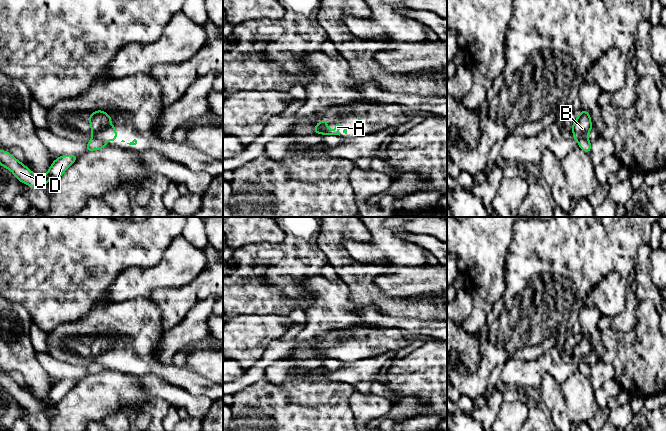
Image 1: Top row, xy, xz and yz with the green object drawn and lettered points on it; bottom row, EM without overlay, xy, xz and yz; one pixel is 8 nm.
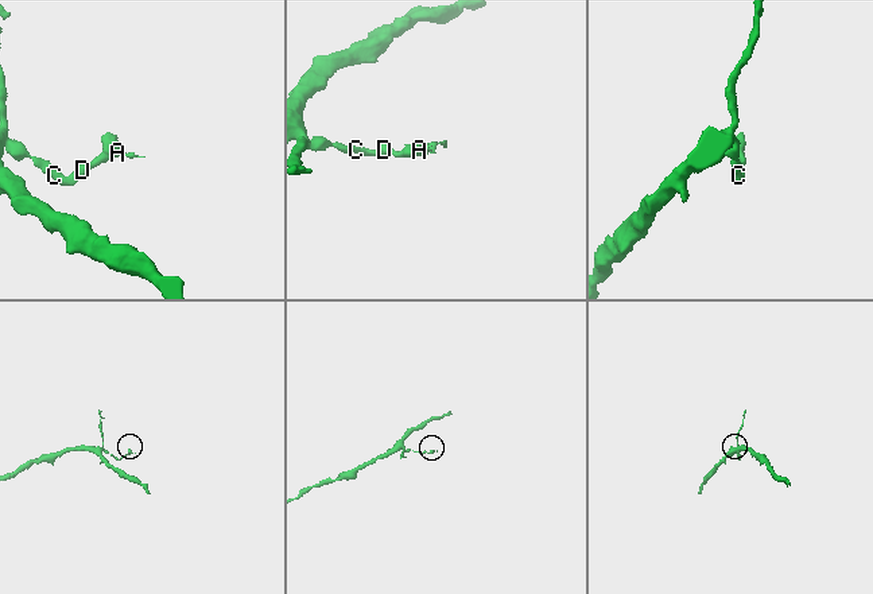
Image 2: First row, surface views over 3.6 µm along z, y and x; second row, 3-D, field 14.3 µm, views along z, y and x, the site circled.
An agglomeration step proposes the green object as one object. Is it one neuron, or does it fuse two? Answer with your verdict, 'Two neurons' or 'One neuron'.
Two neurons

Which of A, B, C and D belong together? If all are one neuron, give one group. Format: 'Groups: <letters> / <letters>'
Groups: A B / C D

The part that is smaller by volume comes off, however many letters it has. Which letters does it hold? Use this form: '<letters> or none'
A, B

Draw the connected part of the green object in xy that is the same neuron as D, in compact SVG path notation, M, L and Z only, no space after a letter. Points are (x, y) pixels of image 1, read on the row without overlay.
M0 374L0 388L9 393L19 406L30 411L43 411L50 404L58 404L62 398L79 382L77 379L63 379L53 385L49 394L44 400L33 397L29 392L15 383L7 375Z

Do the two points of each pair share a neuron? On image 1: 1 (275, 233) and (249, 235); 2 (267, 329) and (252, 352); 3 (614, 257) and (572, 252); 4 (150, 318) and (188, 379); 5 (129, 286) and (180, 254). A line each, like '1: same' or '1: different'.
1: same
2: same
3: same
4: same
5: same

